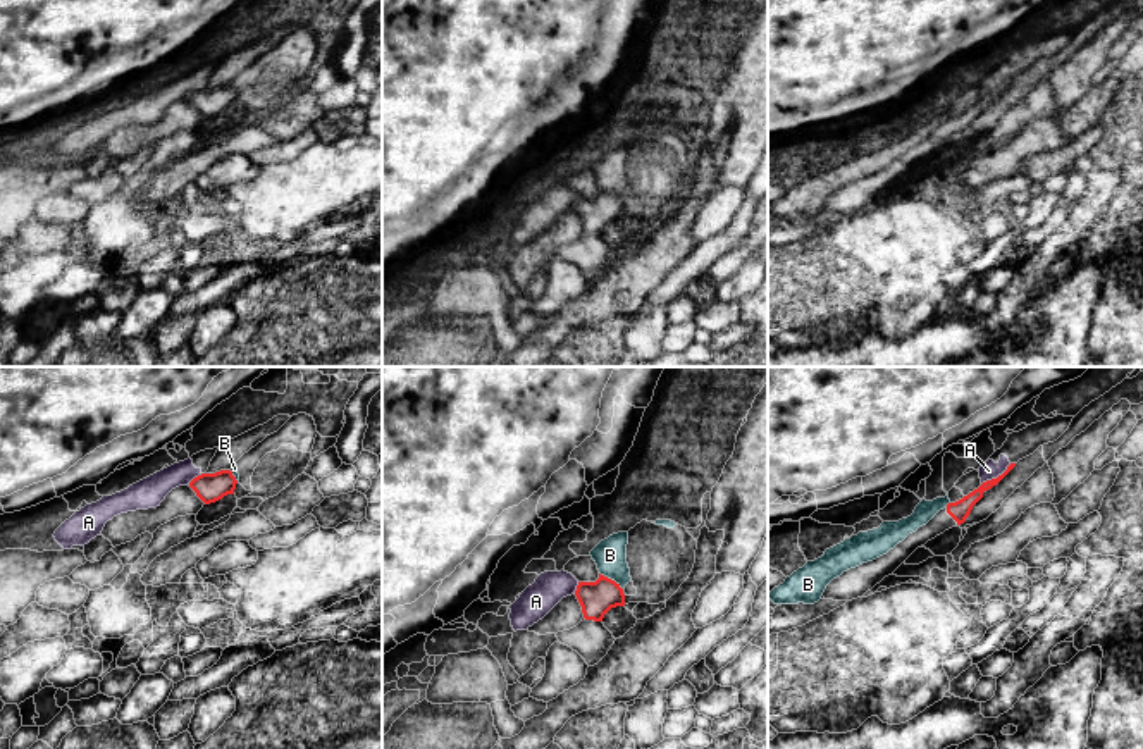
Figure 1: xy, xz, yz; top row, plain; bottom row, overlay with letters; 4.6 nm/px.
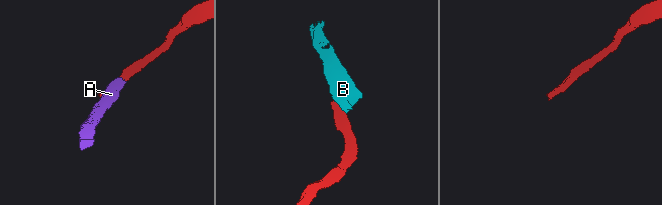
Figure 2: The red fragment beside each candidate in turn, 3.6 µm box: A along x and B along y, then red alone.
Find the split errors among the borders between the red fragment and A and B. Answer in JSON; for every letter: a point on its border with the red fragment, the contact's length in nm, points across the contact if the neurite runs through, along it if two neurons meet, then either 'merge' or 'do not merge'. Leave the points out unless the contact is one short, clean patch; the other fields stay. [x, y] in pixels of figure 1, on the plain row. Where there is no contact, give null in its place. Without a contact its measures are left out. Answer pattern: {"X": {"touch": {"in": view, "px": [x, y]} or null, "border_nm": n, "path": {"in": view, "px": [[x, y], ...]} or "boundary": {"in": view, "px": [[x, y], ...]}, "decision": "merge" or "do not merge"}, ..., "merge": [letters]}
{"A": {"touch": {"in": "yz", "px": [997, 92]}, "border_nm": 170, "boundary": {"in": "yz", "px": [[1011, 78], [982, 99]]}, "decision": "do not merge"}, "B": {"touch": {"in": "xz", "px": [610, 193]}, "border_nm": 140, "boundary": {"in": "xz", "px": [[599, 186], [622, 204]]}, "decision": "do not merge"}, "merge": []}

